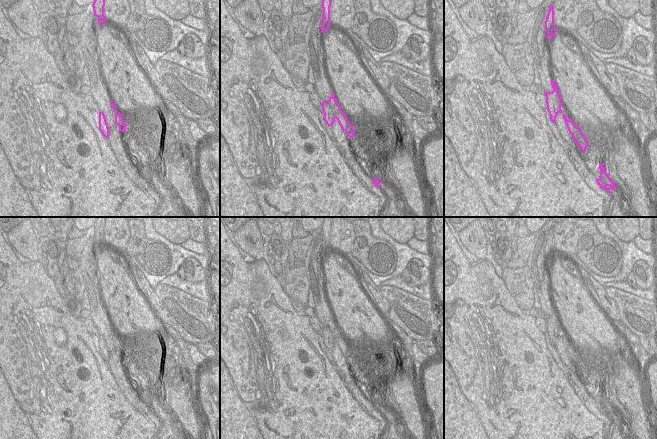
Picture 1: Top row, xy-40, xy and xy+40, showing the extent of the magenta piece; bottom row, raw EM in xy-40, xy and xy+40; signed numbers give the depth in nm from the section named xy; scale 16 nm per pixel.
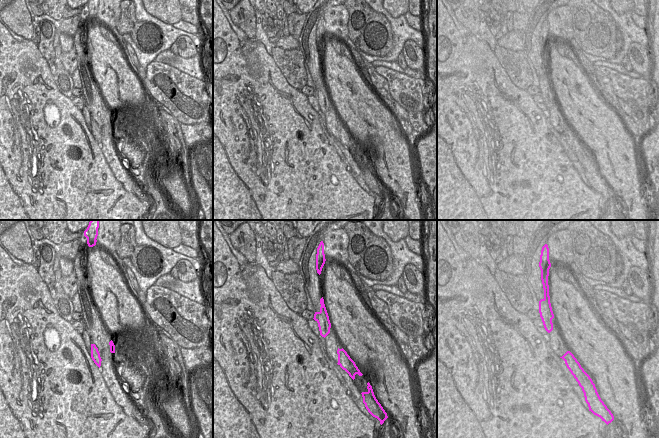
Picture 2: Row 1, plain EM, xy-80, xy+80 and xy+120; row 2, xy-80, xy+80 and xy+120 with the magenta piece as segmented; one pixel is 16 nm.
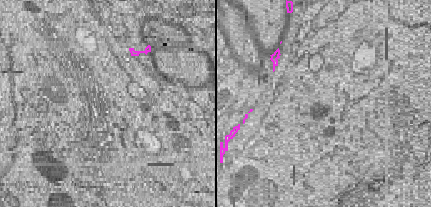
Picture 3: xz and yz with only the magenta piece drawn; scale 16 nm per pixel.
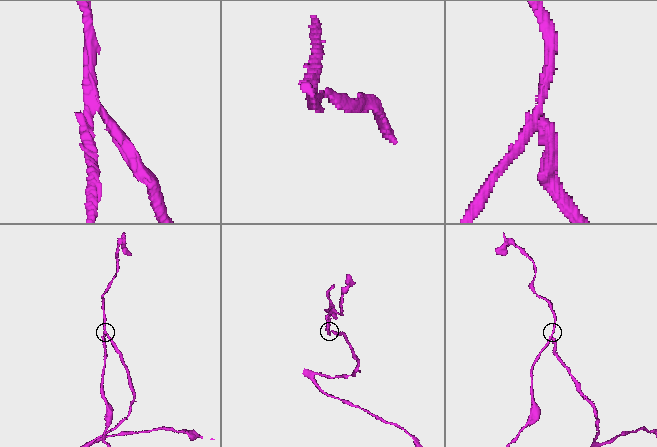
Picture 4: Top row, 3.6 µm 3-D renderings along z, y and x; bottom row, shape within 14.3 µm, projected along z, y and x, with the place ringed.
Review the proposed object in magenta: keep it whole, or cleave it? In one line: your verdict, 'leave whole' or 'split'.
split

